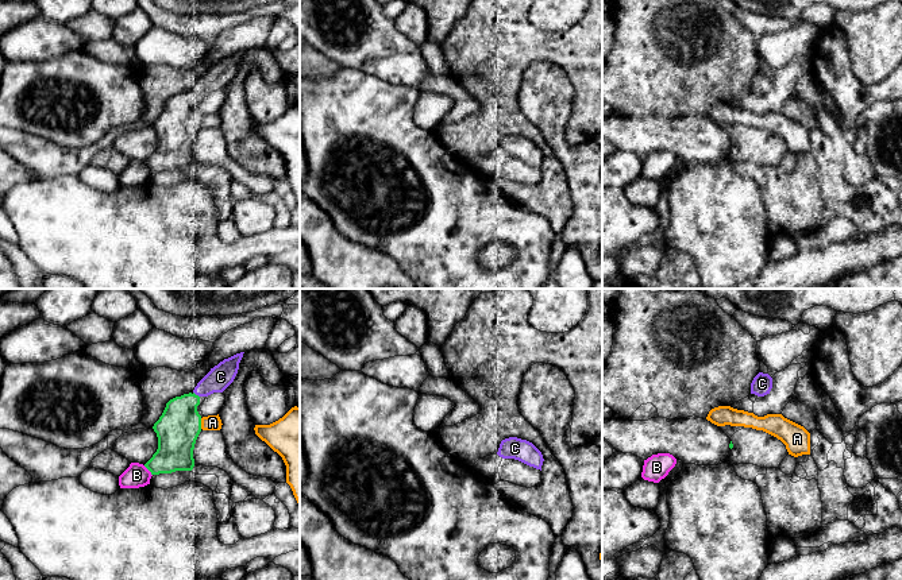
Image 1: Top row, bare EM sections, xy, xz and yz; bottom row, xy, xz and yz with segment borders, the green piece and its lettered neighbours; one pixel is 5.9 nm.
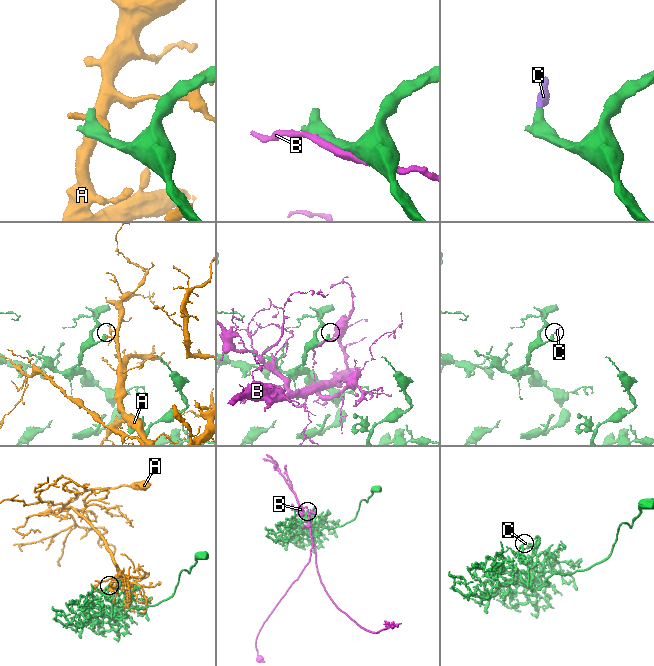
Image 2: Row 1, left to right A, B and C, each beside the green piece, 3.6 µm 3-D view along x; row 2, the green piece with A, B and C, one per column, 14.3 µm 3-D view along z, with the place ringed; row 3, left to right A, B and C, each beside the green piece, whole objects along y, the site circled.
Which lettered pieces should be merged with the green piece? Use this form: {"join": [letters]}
{"join": ["C"]}

